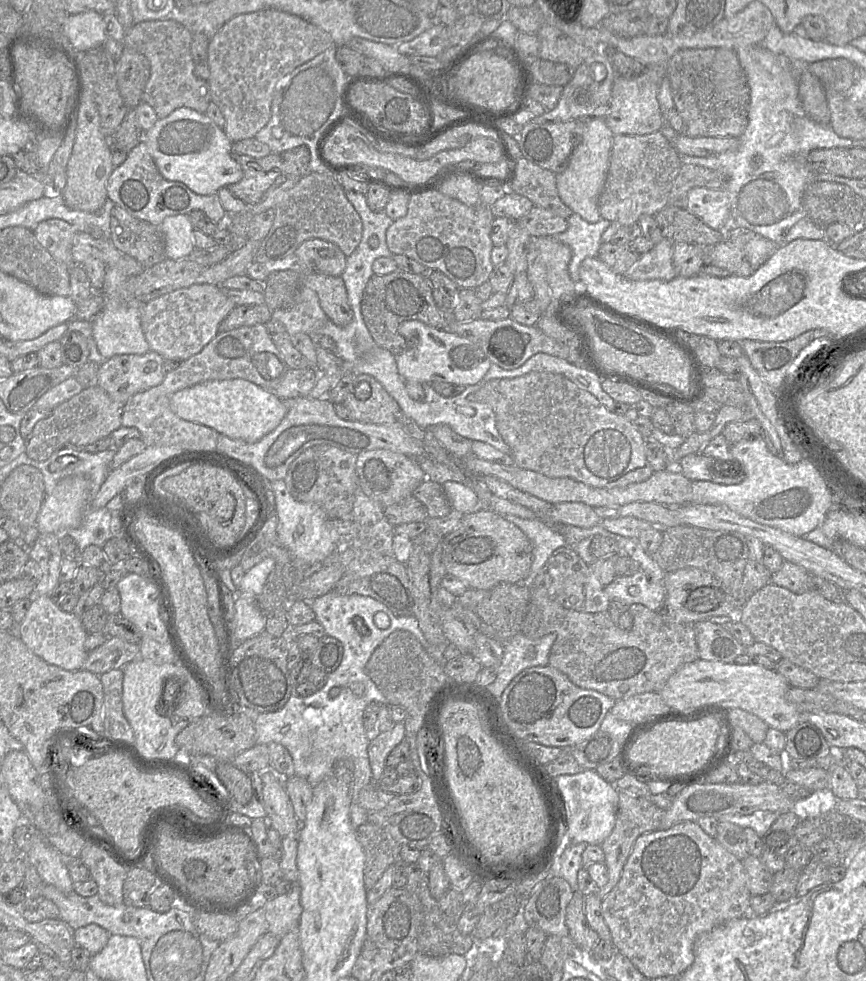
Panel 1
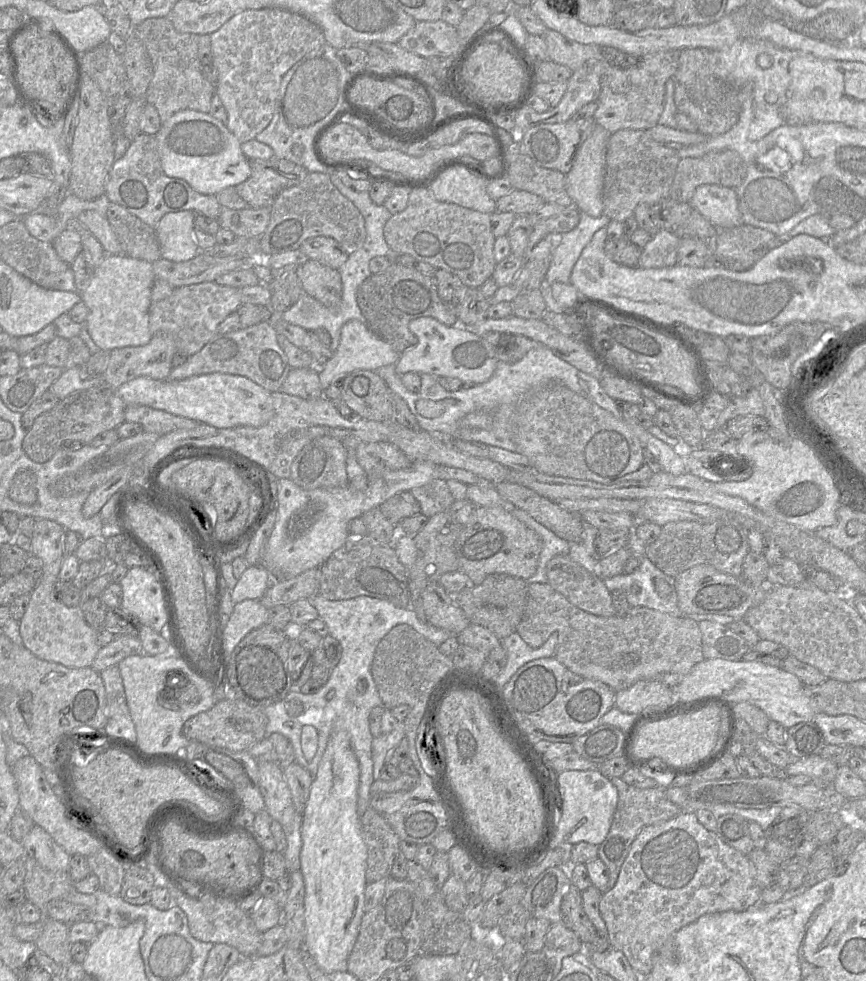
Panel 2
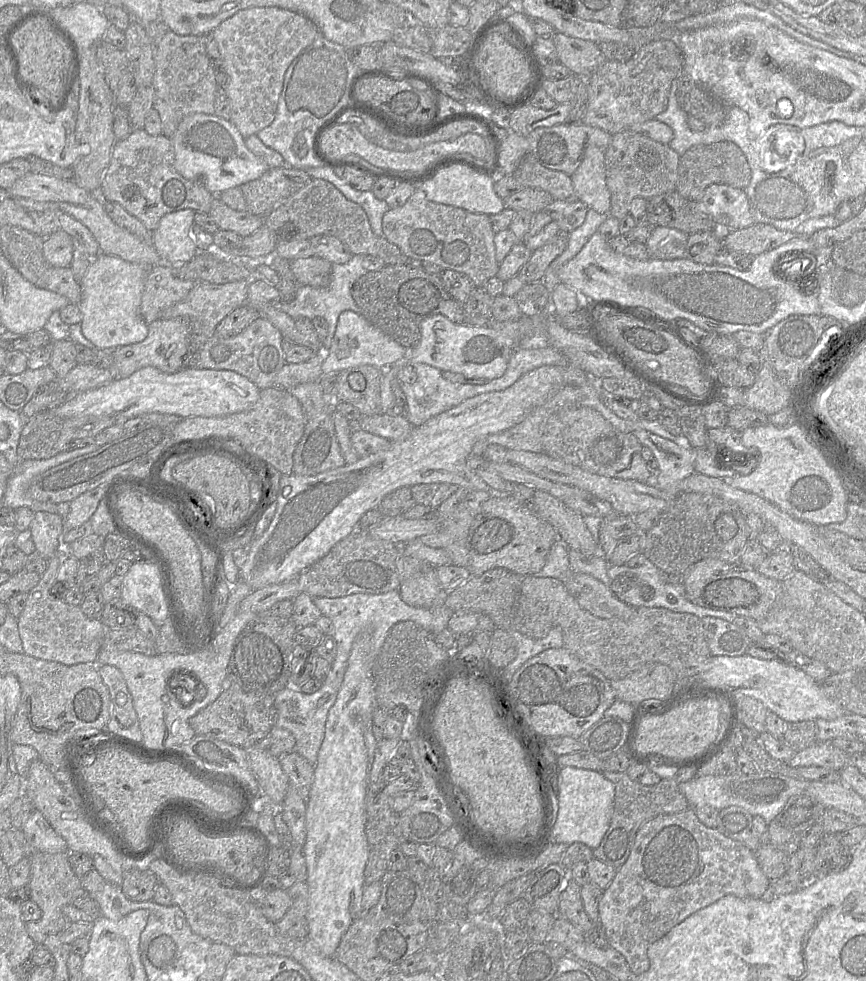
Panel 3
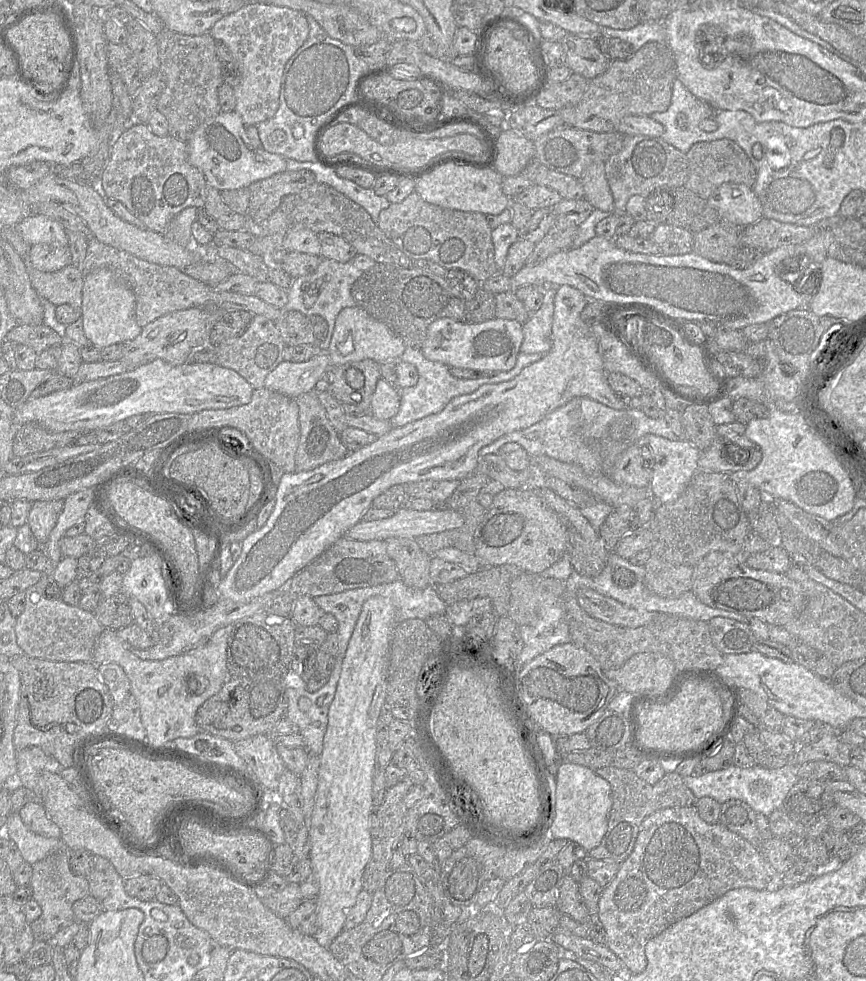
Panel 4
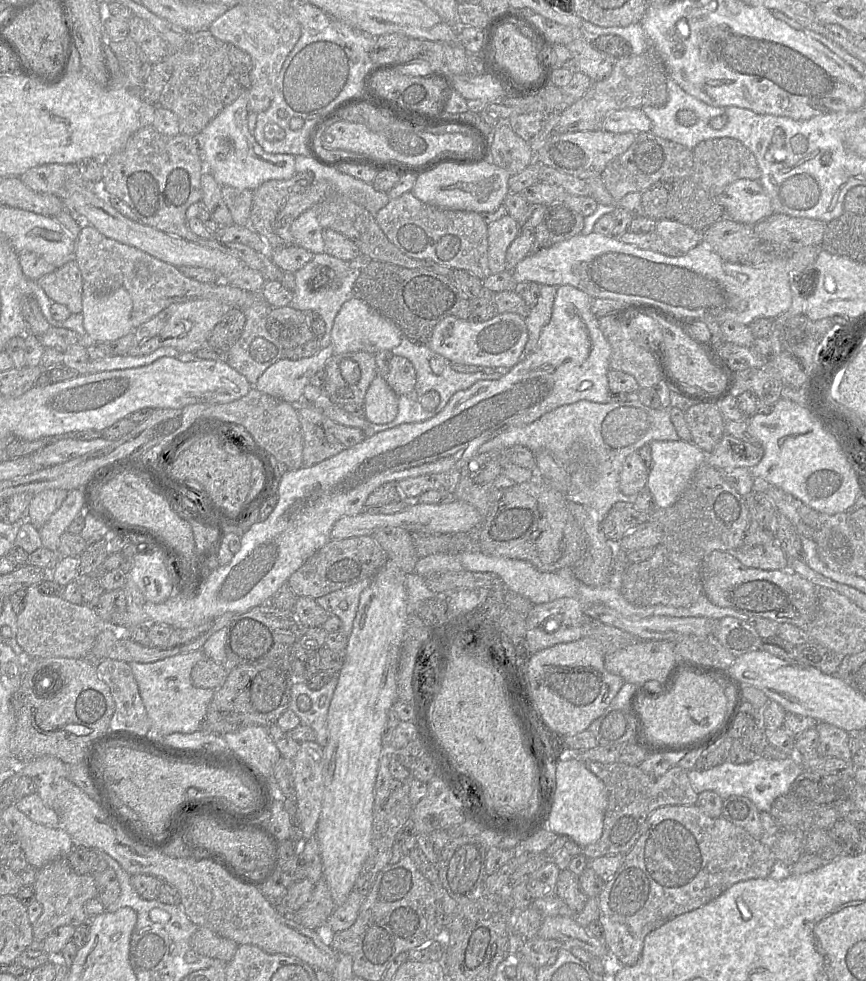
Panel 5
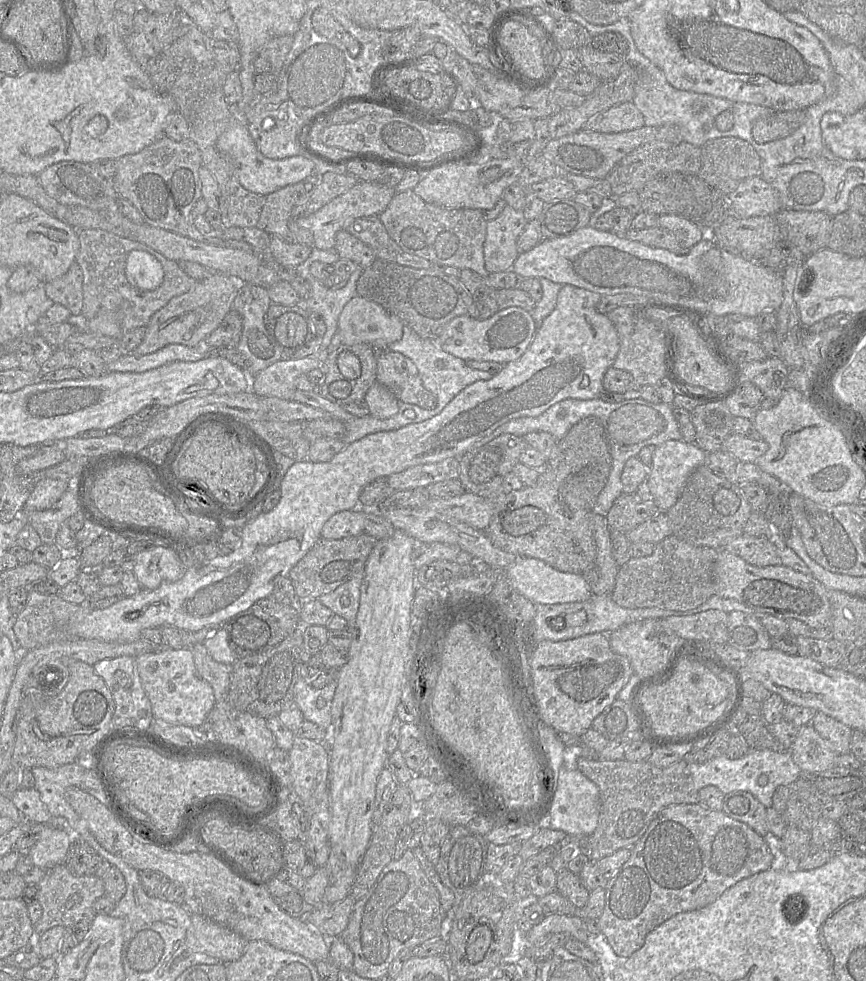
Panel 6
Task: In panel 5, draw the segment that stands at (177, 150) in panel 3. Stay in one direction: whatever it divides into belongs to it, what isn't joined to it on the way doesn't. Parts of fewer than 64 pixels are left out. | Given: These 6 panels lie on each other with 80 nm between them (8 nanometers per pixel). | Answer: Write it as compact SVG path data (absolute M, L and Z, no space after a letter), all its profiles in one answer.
M242 87L241 94L213 118L196 137L200 153L208 171L222 186L254 191L269 180L287 180L295 174L295 156L291 154L267 153L256 142L248 130L248 89Z

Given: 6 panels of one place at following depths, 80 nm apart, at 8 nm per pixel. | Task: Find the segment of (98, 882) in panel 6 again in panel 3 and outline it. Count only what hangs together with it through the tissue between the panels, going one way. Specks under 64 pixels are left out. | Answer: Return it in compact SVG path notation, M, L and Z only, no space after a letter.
M32 852L29 857L31 864L30 881L30 900L35 902L42 912L42 916L37 921L26 923L28 935L36 944L43 944L47 937L55 935L68 926L69 922L63 915L62 909L65 905L87 894L81 884L81 878L73 872L69 863L70 852Z

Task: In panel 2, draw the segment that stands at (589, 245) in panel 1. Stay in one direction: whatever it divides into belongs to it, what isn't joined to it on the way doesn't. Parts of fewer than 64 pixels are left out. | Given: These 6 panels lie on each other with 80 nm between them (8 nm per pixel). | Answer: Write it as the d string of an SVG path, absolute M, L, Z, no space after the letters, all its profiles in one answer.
M581 212L578 225L570 232L557 235L557 244L551 255L551 263L545 275L545 286L555 282L570 283L570 276L583 249L594 233L607 227L611 219L606 215L598 218Z

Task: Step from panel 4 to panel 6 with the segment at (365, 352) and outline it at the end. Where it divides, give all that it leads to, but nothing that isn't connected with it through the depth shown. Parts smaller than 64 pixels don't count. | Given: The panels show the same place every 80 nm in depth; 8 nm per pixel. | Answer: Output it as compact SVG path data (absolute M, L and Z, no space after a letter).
M356 296L346 303L338 320L342 345L372 344L382 340L386 344L403 336L403 322L379 304Z

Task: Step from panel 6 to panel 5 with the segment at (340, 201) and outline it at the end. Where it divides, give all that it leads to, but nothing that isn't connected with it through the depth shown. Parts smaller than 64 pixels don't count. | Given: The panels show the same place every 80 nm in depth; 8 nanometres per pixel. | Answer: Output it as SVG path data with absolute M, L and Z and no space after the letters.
M318 204L302 213L290 226L290 233L296 245L313 254L325 252L322 237L323 227L320 224L321 209Z

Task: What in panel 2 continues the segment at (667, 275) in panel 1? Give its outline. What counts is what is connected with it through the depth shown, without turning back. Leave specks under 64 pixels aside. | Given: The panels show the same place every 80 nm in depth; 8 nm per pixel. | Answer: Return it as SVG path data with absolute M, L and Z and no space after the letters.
M666 230L657 231L643 248L638 267L666 268L678 264L681 239Z

